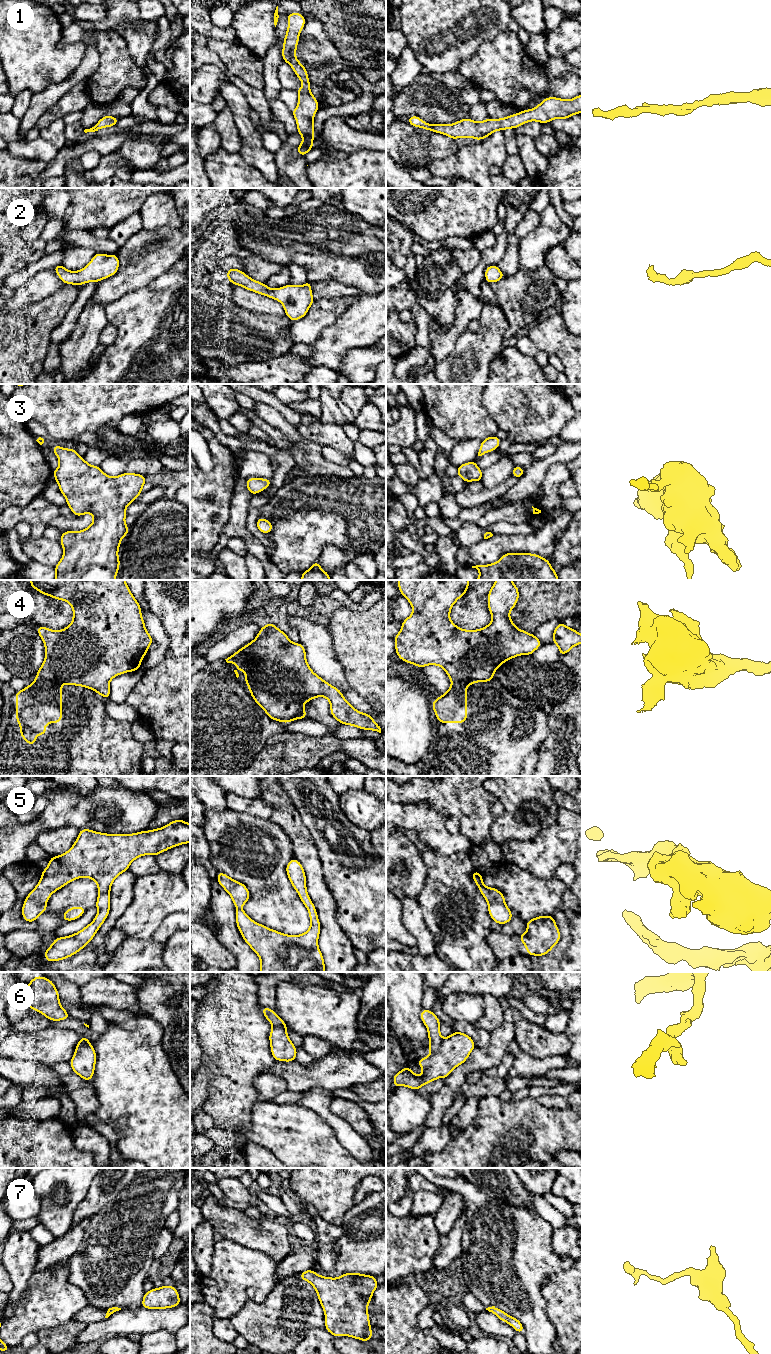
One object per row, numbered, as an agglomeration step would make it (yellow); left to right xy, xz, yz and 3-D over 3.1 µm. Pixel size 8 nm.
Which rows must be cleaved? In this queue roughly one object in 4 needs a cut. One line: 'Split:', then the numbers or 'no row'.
Split: 4, 6

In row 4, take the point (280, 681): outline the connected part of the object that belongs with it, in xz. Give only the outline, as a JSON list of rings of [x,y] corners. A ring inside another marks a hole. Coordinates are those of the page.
[[[269,622],[261,627],[256,638],[244,646],[246,655],[252,660],[252,667],[245,674],[245,682],[254,701],[265,711],[268,717],[283,723],[307,718],[303,704],[313,698],[325,697],[330,702],[331,715],[340,723],[361,730],[381,733],[380,726],[369,713],[356,710],[342,692],[315,674],[306,660],[305,647],[293,643],[283,631]]]

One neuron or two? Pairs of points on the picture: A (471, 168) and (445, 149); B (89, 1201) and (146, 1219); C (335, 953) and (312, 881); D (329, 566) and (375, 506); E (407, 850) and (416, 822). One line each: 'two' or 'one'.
A: two
B: two
C: one
D: two
E: two

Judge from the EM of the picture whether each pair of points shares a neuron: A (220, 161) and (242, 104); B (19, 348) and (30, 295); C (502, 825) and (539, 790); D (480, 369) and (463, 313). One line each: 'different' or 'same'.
A: different
B: different
C: same
D: different

